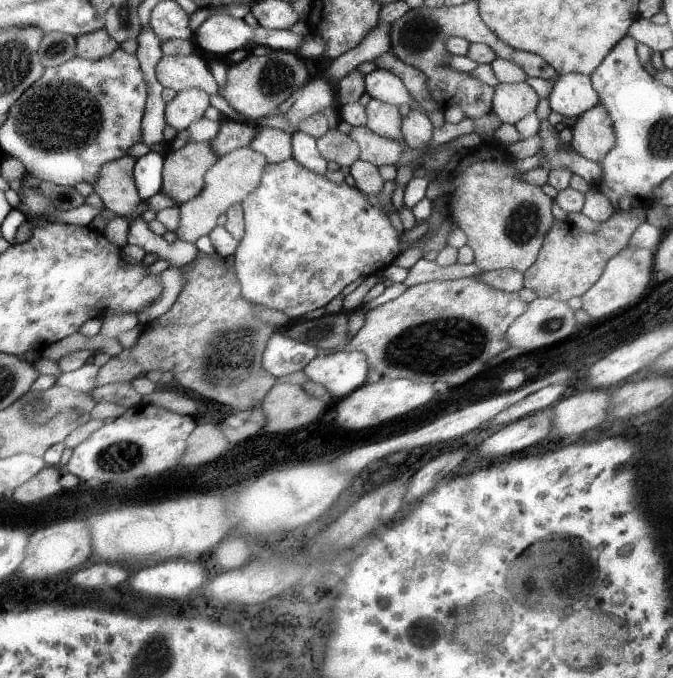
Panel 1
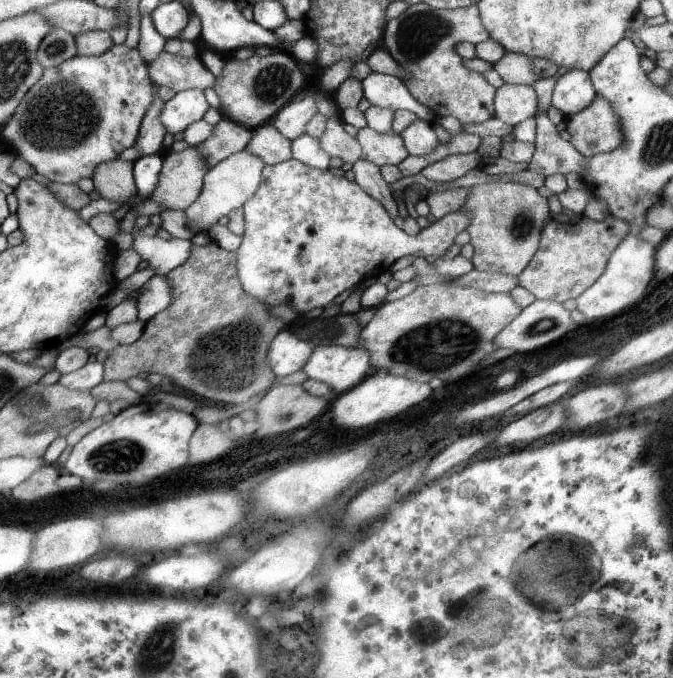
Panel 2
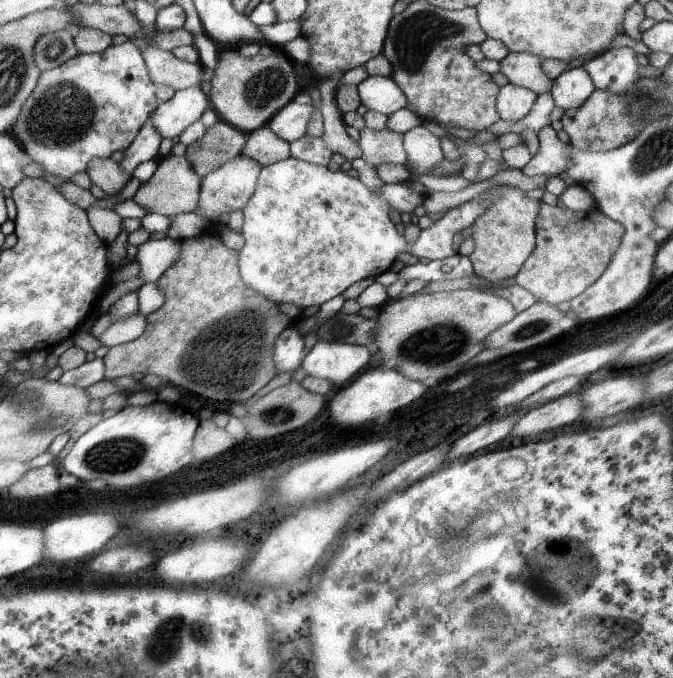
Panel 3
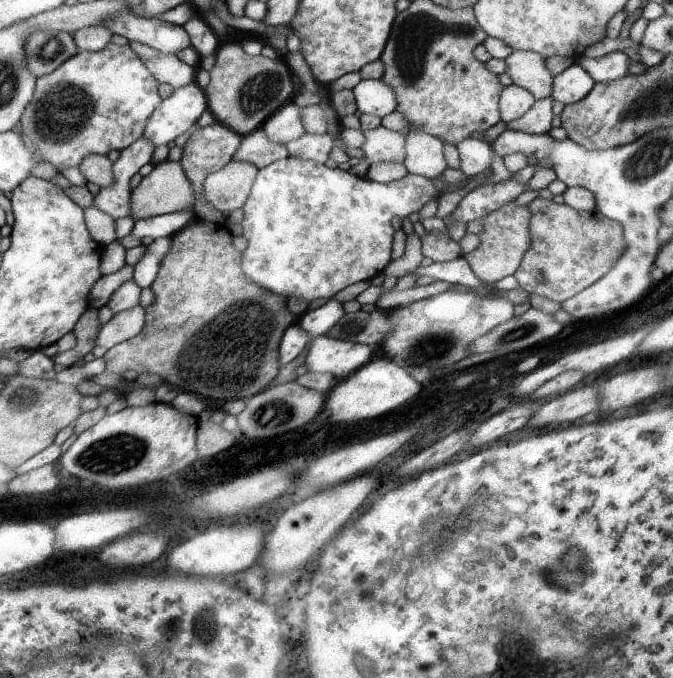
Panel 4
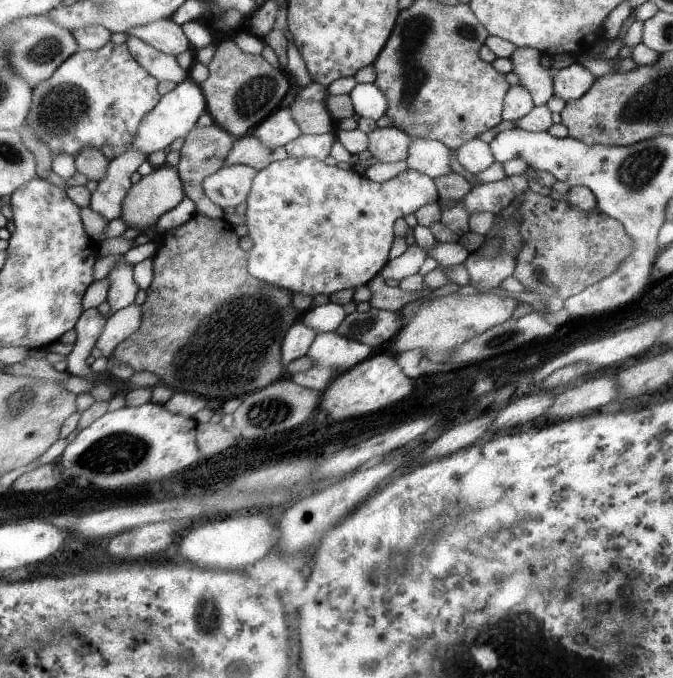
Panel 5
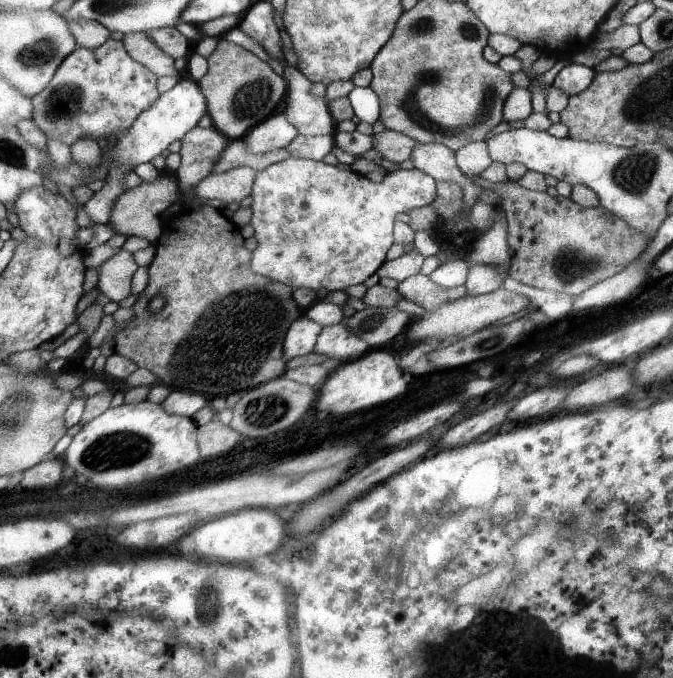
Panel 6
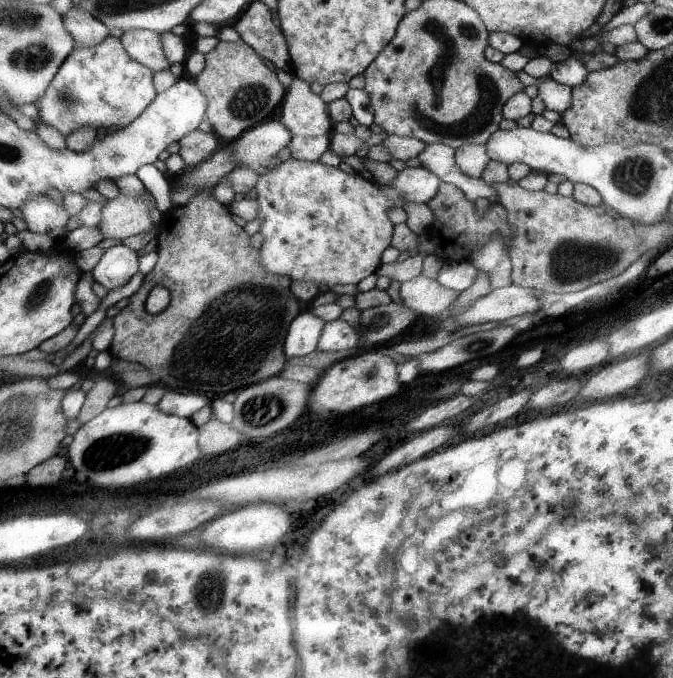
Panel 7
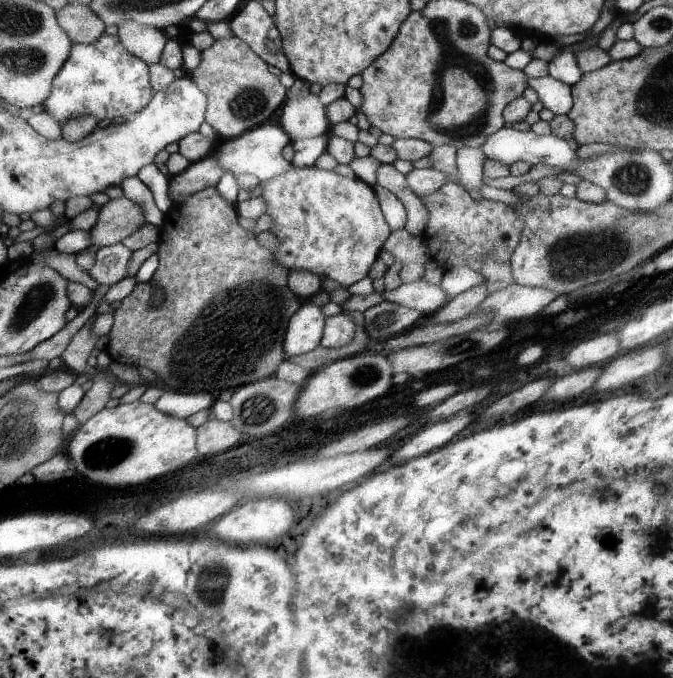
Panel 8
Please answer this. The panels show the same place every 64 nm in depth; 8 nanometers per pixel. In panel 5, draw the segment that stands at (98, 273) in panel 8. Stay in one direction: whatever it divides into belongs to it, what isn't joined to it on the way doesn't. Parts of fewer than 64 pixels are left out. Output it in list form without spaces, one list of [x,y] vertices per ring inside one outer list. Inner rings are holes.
[[[122,255],[122,258],[110,270],[110,274],[106,276],[112,282],[108,290],[107,301],[114,313],[134,303],[139,288],[134,280],[133,272],[134,264],[127,262]]]

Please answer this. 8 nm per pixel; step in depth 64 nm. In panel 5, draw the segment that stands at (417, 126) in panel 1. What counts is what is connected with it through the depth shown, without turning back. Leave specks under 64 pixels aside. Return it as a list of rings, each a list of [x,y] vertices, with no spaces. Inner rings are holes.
[[[413,138],[406,164],[408,169],[418,170],[432,179],[454,172],[450,164],[450,149],[434,139]]]

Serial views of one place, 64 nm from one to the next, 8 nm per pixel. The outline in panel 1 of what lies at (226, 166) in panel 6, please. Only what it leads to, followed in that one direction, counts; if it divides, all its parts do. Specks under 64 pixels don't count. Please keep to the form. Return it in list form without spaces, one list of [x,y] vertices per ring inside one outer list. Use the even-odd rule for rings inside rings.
[[[269,127],[260,128],[249,148],[261,153],[268,163],[277,164],[293,158],[291,135]]]

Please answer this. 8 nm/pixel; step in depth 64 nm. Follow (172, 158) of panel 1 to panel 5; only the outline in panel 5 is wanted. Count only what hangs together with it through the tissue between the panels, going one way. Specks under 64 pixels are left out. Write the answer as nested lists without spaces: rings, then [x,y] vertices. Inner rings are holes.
[[[164,164],[157,167],[152,174],[143,176],[140,182],[133,184],[122,202],[122,216],[128,228],[140,230],[140,234],[148,236],[149,241],[154,241],[159,235],[155,230],[158,218],[165,212],[176,208],[187,196],[187,191],[183,189],[183,181],[179,177],[177,167],[170,167]]]

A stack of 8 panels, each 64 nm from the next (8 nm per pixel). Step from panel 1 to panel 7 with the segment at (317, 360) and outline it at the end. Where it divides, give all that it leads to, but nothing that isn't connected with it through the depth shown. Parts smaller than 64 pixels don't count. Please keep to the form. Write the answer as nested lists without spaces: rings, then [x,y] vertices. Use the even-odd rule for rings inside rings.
[[[336,318],[326,322],[322,331],[322,336],[318,341],[318,350],[324,352],[342,352],[342,350],[352,350],[360,346],[358,334],[348,322]]]

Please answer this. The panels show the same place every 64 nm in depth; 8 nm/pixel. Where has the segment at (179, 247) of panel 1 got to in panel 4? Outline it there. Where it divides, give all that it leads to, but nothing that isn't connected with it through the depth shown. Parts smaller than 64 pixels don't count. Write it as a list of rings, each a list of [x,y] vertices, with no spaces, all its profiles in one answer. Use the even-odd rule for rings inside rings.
[[[170,235],[167,237],[158,237],[153,242],[146,245],[146,252],[144,256],[140,258],[140,261],[134,266],[134,274],[132,276],[134,282],[141,288],[148,288],[160,266],[162,266],[162,260],[164,256],[170,252]]]

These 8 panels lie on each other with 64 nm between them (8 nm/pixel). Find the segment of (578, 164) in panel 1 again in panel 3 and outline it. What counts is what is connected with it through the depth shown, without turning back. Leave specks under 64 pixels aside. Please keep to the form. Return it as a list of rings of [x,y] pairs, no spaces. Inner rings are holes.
[[[551,124],[544,126],[544,130],[538,132],[538,152],[526,166],[520,169],[523,174],[530,177],[536,176],[536,174],[559,175],[568,166],[571,166],[572,154],[568,152],[567,144],[562,142],[556,133],[557,131],[552,128]]]

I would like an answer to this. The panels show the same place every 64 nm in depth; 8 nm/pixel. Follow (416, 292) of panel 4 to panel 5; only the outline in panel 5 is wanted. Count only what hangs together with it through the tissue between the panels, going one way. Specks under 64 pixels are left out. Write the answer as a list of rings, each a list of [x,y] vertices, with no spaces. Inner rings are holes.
[[[376,276],[371,281],[367,282],[372,298],[368,300],[368,304],[375,309],[382,309],[385,311],[400,312],[408,302],[415,301],[422,298],[424,294],[431,294],[431,290],[424,290],[418,294],[410,294],[400,290],[400,287],[389,287],[384,283],[385,278]]]

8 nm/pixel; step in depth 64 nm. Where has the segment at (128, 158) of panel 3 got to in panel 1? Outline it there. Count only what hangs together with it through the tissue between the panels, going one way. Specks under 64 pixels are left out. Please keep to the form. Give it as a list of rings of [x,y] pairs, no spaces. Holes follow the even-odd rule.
[[[147,26],[142,28],[137,42],[139,45],[137,58],[148,87],[148,102],[143,117],[143,143],[152,148],[162,142],[165,127],[166,103],[161,96],[164,89],[155,72],[159,59],[163,56],[160,48],[163,41]]]

